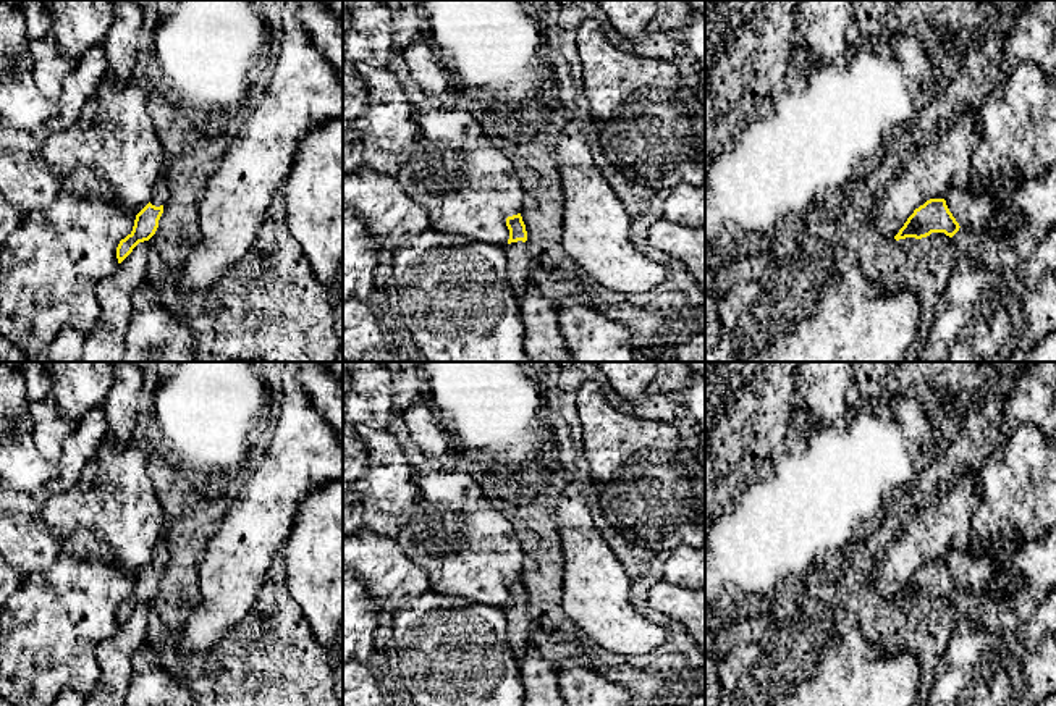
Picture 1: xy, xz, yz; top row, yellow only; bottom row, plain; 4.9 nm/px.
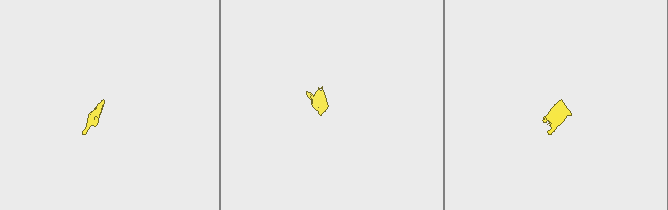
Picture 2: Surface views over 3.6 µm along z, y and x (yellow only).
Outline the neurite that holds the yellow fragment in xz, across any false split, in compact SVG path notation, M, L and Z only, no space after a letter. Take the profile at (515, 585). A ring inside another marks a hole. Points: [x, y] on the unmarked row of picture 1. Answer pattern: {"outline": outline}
{"outline": "M521 575L508 578L506 588L509 591L509 601L508 606L505 607L508 637L519 659L529 648L532 635L532 620L527 616L527 609L524 606L527 603L527 593Z"}

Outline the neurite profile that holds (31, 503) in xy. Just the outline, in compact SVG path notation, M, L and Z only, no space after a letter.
M0 485L0 512L27 512L36 514L42 507L40 493L21 493Z

